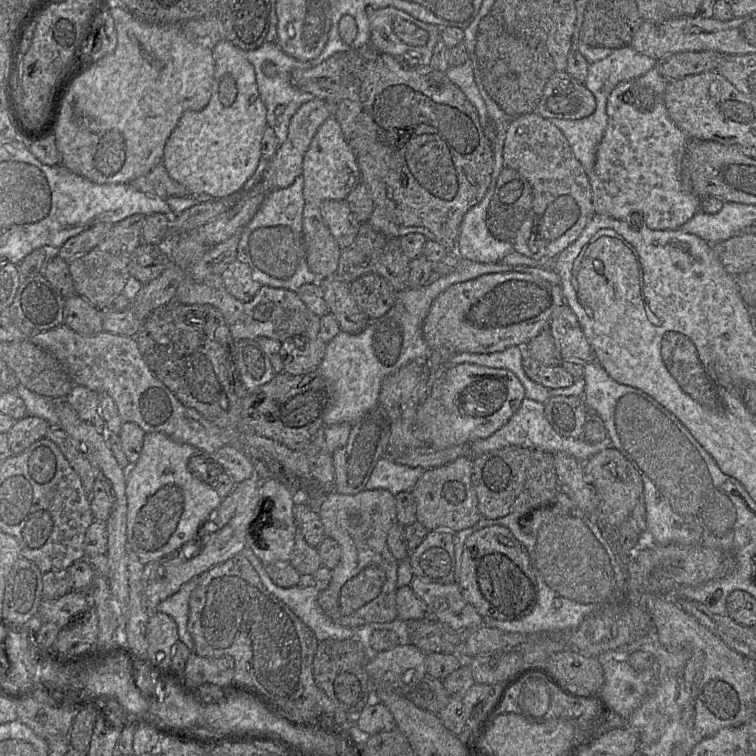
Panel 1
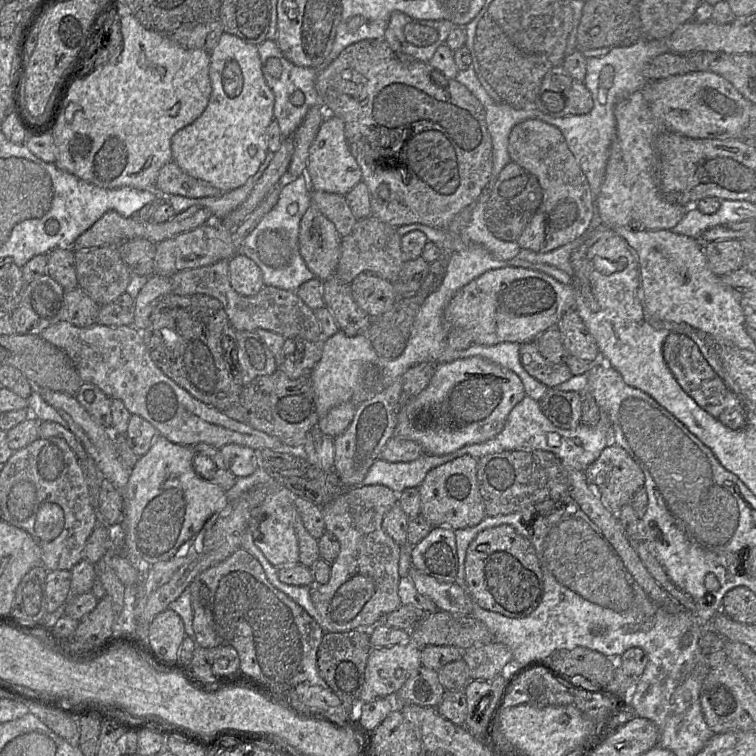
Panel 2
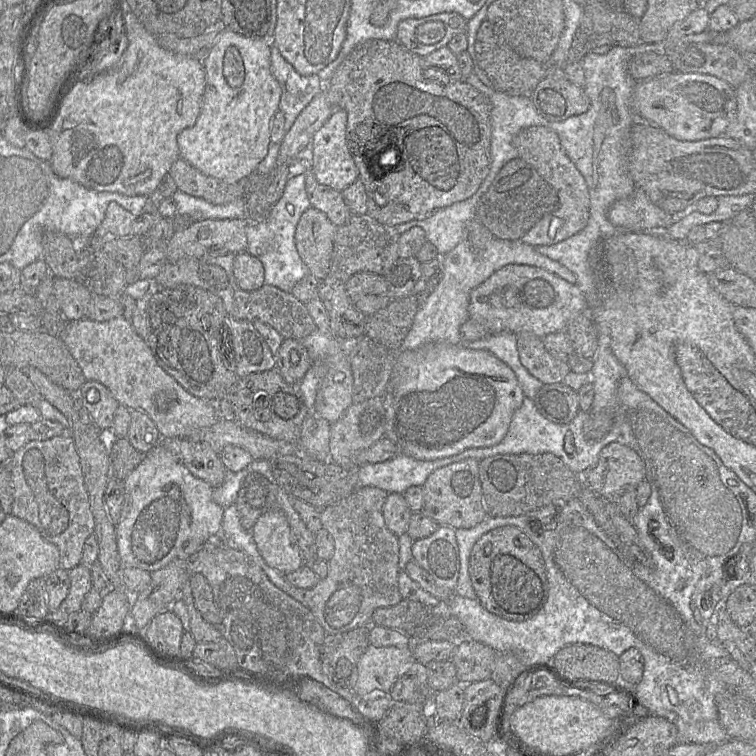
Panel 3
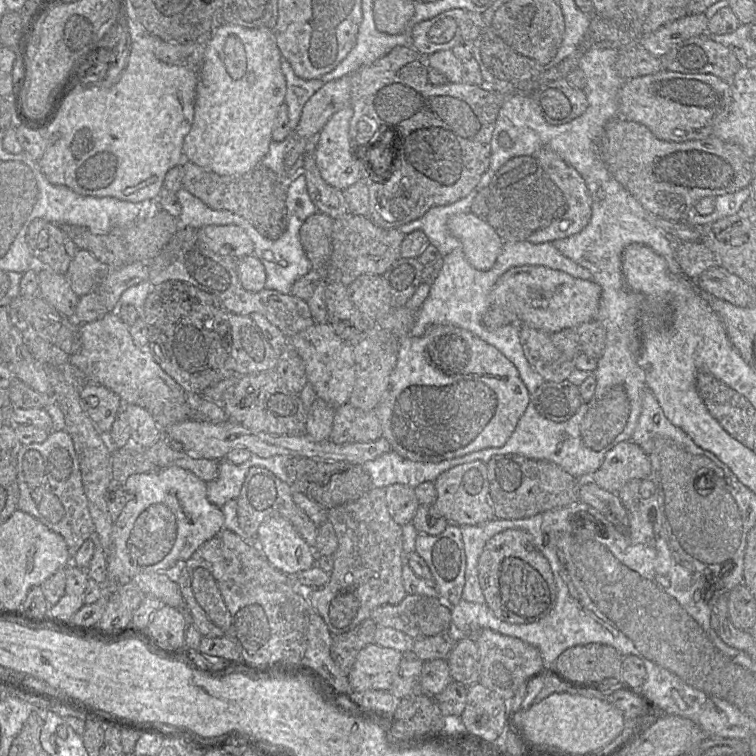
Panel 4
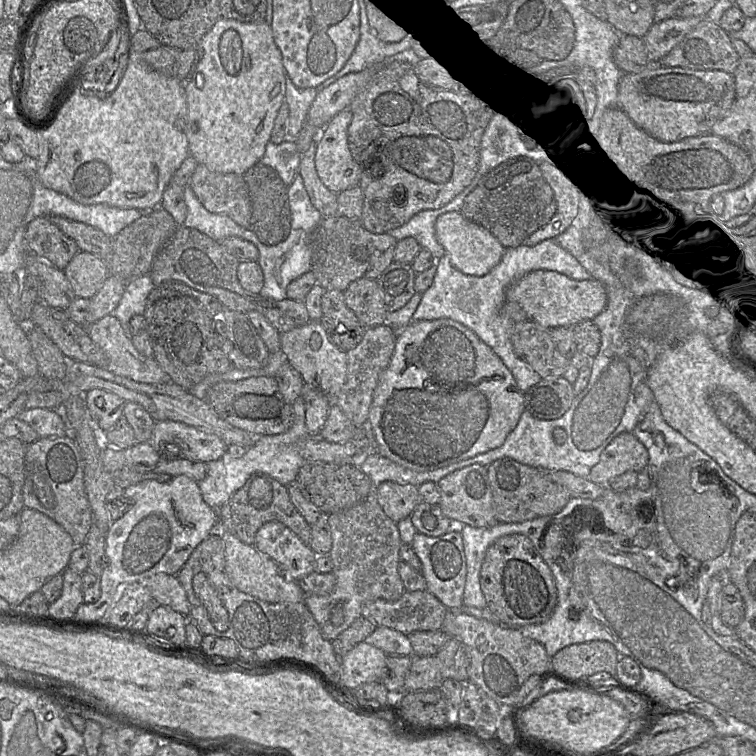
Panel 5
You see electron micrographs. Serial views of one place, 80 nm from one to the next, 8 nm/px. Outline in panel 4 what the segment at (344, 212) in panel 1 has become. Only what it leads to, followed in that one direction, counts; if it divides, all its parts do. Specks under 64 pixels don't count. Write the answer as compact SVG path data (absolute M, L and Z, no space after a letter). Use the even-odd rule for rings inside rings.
M311 142L310 149L303 156L303 175L309 197L319 212L333 220L349 213L343 191L331 187L320 176Z

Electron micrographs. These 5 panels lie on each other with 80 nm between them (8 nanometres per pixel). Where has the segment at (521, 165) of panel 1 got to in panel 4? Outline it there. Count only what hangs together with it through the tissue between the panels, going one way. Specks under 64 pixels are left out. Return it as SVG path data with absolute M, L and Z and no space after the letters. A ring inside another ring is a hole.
M541 147L533 157L538 160L543 170L557 186L555 195L559 210L557 219L553 220L549 226L532 233L526 241L531 244L551 243L579 233L587 226L592 214L590 193L582 176L548 147Z

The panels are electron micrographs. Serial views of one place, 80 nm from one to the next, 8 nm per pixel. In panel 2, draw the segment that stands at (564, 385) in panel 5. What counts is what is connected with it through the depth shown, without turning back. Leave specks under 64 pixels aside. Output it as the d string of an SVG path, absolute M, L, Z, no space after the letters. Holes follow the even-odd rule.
M549 388L538 401L543 414L557 428L575 429L581 423L581 394Z

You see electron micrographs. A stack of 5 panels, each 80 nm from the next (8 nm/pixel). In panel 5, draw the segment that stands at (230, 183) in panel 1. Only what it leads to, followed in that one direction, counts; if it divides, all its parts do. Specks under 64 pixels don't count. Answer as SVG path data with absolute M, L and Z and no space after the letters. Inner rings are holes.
M220 17L196 47L197 58L185 81L189 155L208 169L244 175L265 154L278 111L285 101L286 70L271 26L266 21L240 22Z

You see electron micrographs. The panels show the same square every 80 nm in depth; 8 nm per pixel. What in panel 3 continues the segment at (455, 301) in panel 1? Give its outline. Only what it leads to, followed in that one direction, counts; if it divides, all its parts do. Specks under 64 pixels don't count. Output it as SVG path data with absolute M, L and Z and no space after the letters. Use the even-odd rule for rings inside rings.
M511 264L495 271L470 293L470 319L484 325L490 333L528 332L543 338L550 333L564 331L570 320L587 312L584 294L570 284L542 268Z

